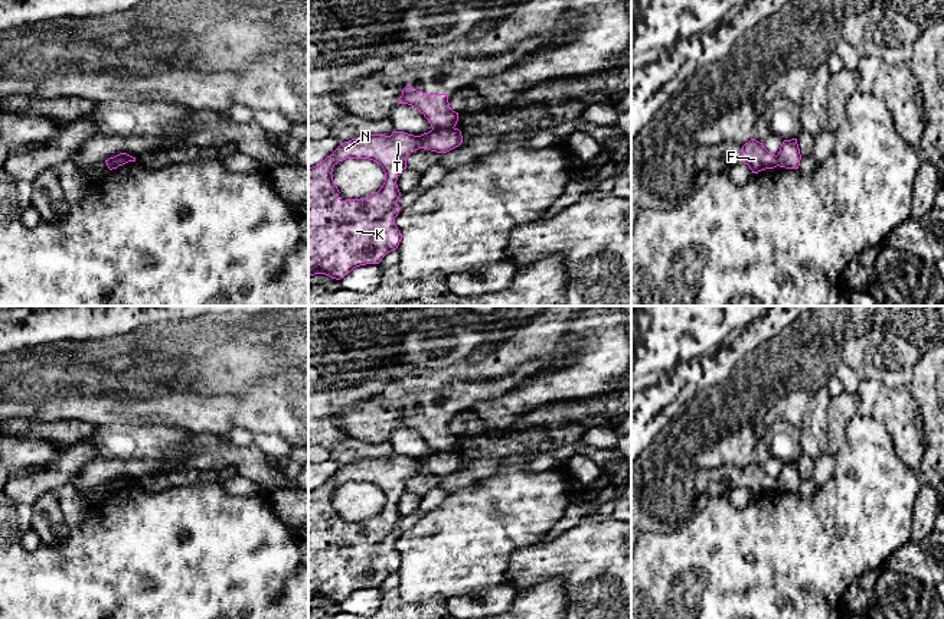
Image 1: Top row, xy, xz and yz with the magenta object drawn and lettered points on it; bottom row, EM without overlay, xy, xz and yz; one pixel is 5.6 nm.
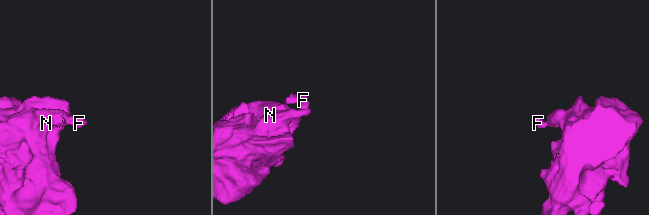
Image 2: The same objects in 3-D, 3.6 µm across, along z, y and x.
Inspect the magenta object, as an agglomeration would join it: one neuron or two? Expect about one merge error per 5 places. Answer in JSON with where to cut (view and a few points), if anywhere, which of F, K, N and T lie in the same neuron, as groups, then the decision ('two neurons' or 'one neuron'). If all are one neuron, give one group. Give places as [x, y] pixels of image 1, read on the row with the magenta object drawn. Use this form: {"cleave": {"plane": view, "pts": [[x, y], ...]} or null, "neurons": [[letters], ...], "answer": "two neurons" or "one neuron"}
{"cleave": {"plane": "xz", "pts": [[453, 126], [433, 130]]}, "neurons": [["F"], ["K", "N", "T"]], "answer": "two neurons"}

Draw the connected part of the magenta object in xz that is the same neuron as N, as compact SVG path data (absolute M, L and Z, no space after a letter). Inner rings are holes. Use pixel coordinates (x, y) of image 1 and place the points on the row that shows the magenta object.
M441 128L431 130L421 136L408 134L404 131L393 131L391 136L385 134L368 134L349 141L342 143L330 156L323 162L308 169L308 277L314 274L326 274L331 278L340 280L353 268L366 264L379 264L382 258L398 248L402 234L395 225L401 208L398 199L401 192L396 180L404 169L406 169L406 157L418 150L428 149L437 153L447 153L463 143L463 136L458 128ZM346 159L369 159L379 163L385 172L385 182L382 188L360 199L339 199L339 189L333 180L333 167Z

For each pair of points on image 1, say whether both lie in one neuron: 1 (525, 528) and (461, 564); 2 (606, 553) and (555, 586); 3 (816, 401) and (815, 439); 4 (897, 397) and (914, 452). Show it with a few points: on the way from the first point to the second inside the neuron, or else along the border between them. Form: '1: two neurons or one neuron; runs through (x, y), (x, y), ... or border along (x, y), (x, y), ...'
1: one neuron; runs through (509, 528), (497, 528), (477, 549)
2: two neurons; border along (531, 587), (559, 577), (567, 603)
3: one neuron; runs through (816, 410), (815, 430)
4: one neuron; runs through (897, 410), (907, 439)

